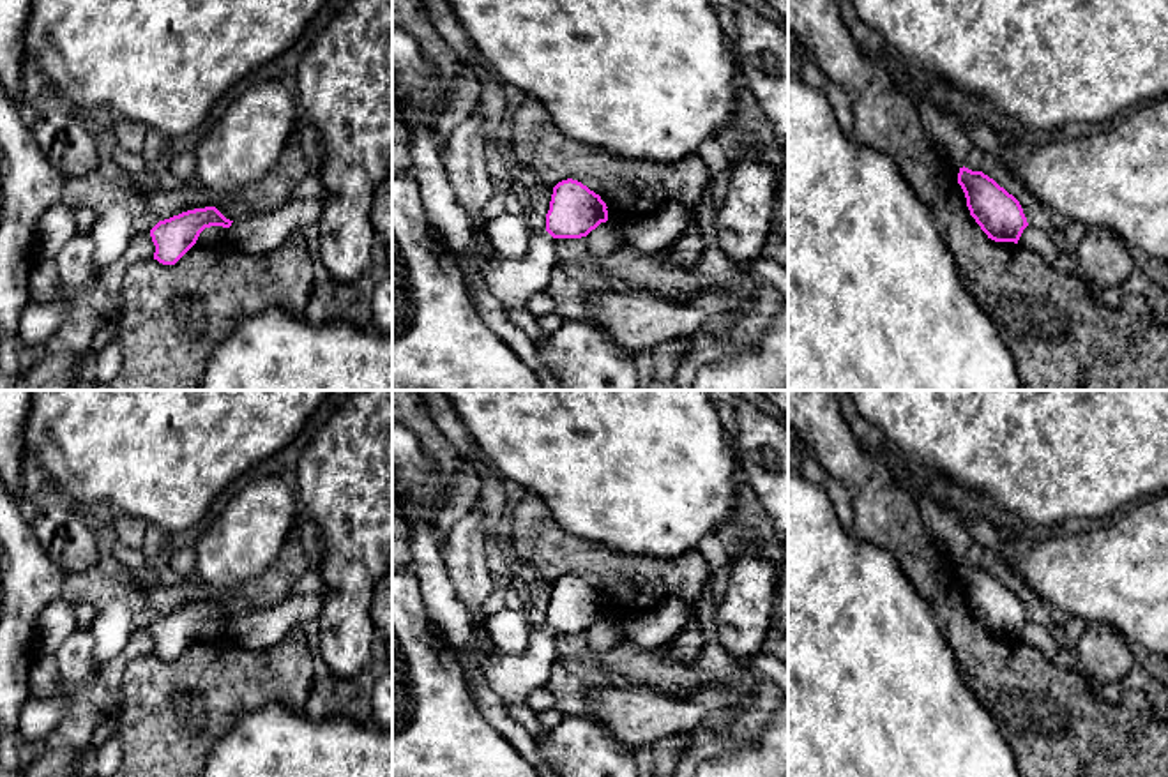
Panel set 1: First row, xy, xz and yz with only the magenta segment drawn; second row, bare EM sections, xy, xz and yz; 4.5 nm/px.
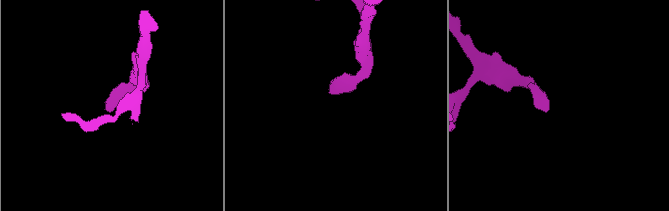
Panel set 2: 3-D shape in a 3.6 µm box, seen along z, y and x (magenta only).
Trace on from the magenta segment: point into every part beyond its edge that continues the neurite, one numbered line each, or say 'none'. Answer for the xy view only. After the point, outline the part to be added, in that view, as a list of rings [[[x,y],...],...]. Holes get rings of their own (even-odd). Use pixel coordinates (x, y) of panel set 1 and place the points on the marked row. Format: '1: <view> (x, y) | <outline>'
none

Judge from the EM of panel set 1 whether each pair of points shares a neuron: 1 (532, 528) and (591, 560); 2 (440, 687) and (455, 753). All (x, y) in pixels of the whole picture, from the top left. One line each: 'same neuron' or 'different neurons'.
1: same neuron
2: same neuron

